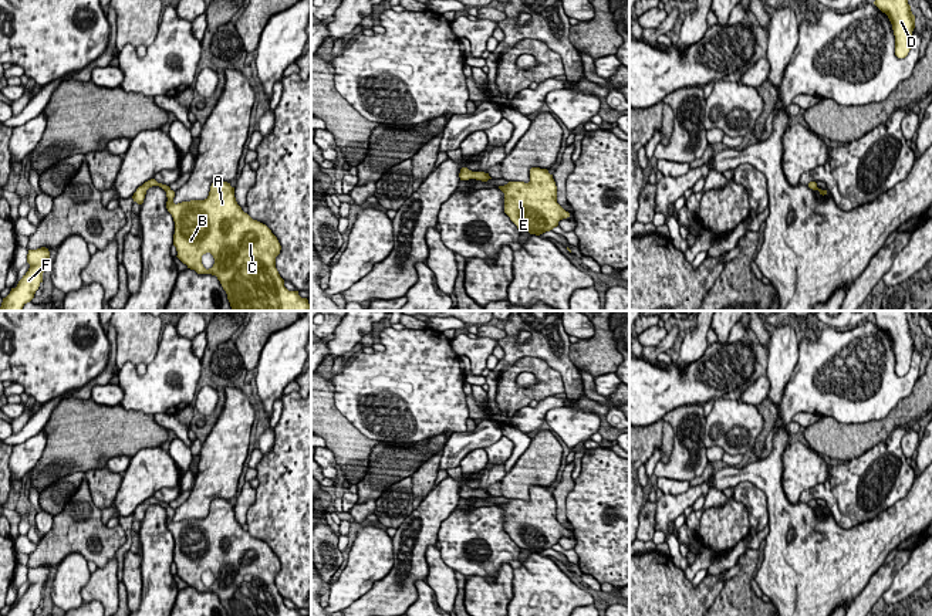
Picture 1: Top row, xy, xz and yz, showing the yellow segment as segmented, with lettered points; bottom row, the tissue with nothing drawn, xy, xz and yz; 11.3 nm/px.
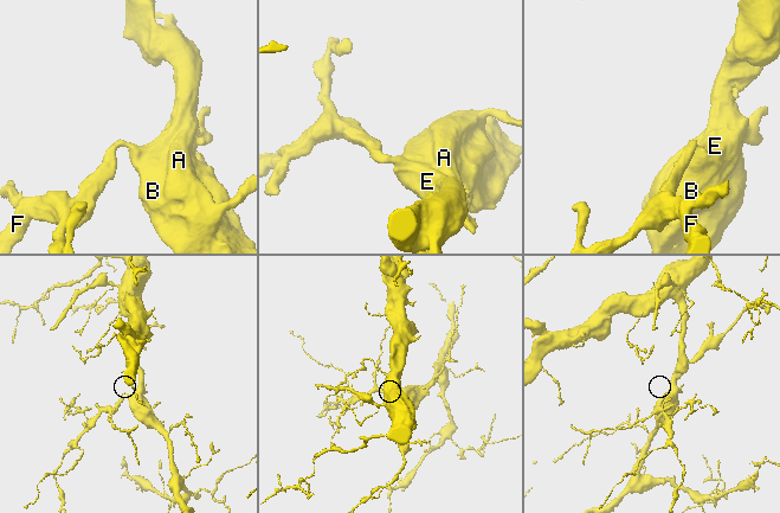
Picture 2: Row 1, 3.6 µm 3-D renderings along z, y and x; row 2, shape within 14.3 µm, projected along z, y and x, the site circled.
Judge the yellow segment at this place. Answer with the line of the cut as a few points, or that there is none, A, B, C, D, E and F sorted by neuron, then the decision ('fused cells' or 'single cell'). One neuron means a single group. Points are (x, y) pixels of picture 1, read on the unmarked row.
cut none; groups A B C D E F; single cell

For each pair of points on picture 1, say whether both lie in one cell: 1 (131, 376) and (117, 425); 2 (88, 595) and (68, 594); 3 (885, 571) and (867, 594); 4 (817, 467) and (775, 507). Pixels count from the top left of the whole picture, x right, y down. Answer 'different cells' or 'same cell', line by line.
1: different cells
2: different cells
3: same cell
4: different cells

